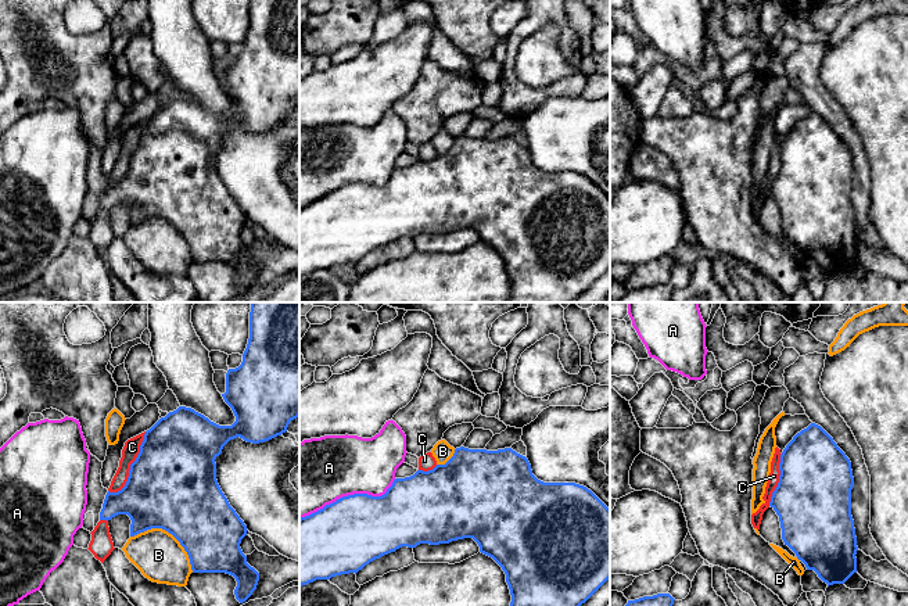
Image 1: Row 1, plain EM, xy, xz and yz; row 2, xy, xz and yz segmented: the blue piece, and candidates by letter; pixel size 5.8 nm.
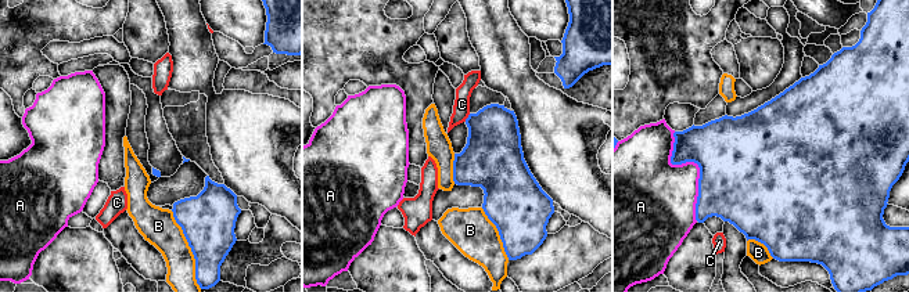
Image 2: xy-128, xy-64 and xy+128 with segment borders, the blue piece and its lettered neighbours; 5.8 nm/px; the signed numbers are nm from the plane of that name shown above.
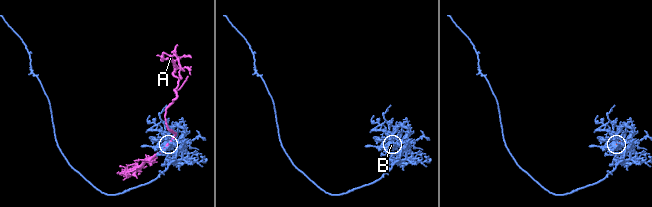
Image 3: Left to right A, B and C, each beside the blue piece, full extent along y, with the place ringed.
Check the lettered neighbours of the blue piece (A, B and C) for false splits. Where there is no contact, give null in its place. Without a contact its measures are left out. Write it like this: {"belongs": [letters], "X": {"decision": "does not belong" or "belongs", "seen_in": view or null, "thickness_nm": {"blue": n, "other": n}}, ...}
{"belongs": [], "A": {"decision": "does not belong", "seen_in": "xz", "thickness_nm": {"blue": 420, "other": 400}}, "B": {"decision": "does not belong", "seen_in": "xy", "thickness_nm": {"blue": 480, "other": 280}}, "C": {"decision": "does not belong", "seen_in": "xy", "thickness_nm": {"blue": 480, "other": 100}}}

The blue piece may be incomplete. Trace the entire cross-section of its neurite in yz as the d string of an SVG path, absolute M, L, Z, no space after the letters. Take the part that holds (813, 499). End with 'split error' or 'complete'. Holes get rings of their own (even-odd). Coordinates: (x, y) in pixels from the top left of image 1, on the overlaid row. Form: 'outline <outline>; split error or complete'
outline M811 423L786 445L779 470L779 483L769 506L779 516L785 545L828 587L844 584L857 573L858 551L851 516L854 477L850 459L821 426Z; complete

